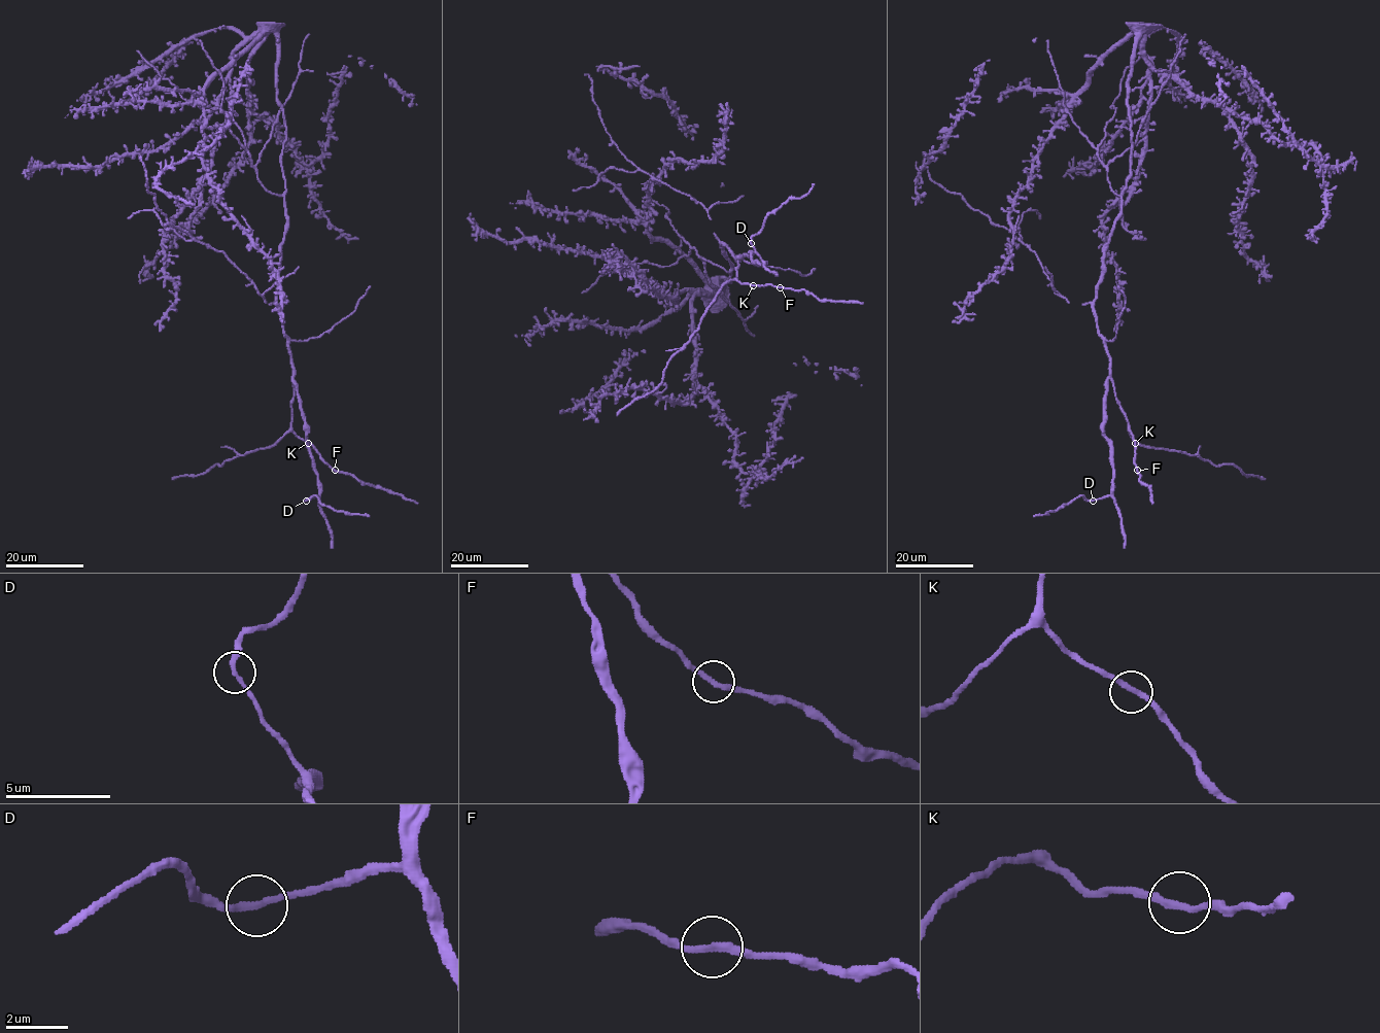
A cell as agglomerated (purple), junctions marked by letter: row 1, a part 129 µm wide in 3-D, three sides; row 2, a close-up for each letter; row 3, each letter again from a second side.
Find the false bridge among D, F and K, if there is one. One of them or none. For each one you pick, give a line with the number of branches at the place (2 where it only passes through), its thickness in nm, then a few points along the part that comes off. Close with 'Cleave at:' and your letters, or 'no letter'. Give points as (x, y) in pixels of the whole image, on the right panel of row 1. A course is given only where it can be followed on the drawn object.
F: branches 2; calibre 240 nm; course (1136, 471), (1139, 480), (1149, 487), (1153, 503)
Cleave at: F

